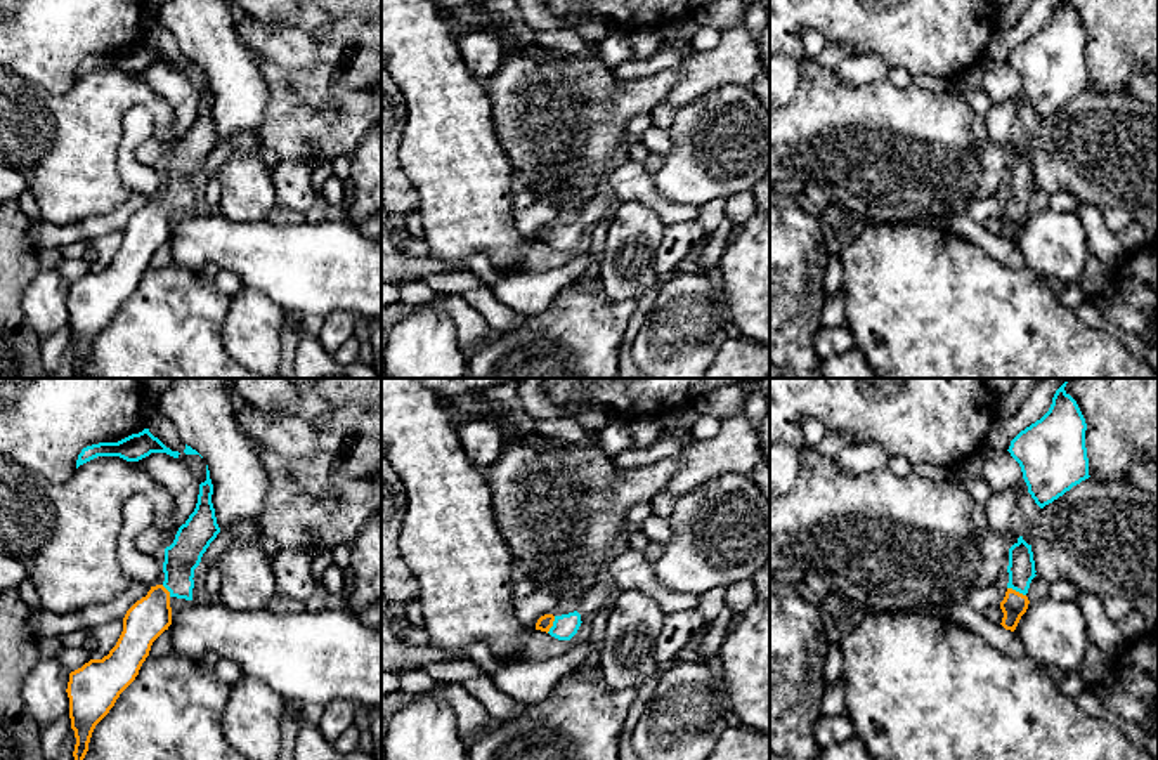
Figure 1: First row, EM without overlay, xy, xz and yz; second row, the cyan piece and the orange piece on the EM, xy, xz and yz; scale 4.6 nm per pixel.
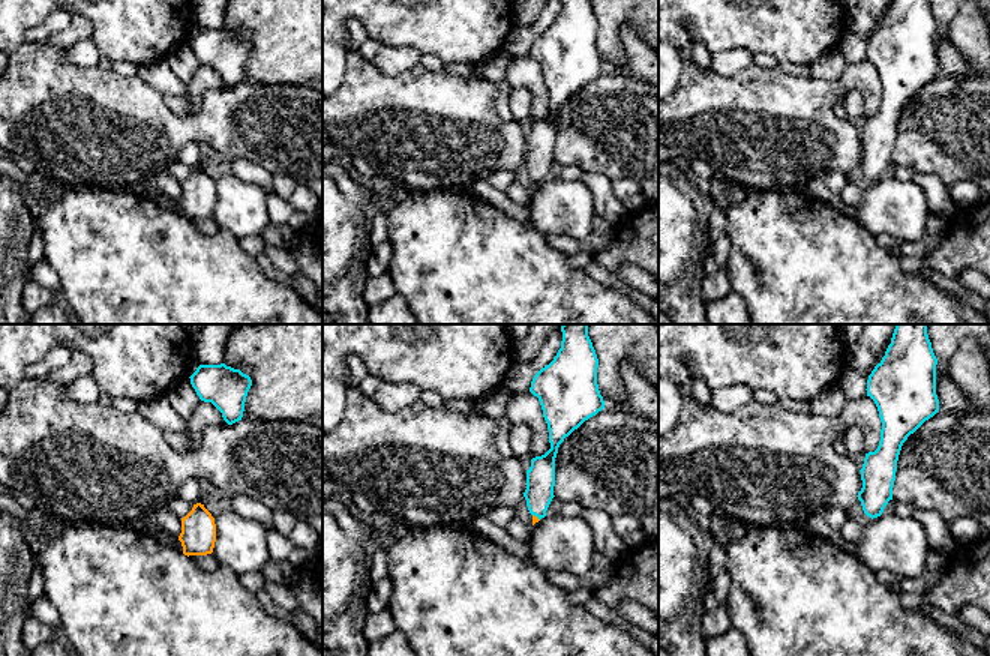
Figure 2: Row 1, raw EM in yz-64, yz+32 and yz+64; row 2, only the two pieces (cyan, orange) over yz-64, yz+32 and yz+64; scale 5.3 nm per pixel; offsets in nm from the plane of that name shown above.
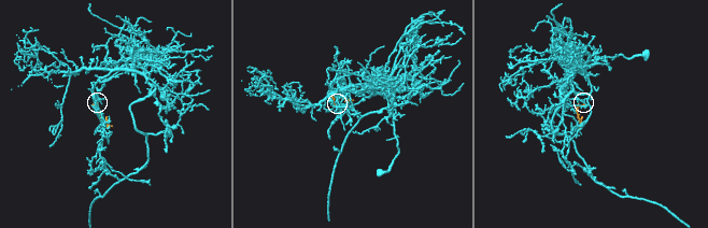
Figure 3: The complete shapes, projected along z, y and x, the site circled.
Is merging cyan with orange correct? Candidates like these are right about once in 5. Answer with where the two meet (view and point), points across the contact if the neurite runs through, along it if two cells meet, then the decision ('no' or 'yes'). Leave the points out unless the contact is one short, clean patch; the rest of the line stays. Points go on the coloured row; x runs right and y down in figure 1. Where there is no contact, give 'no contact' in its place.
yz (1016, 590) | across yz (1021, 566), (1016, 590), (1014, 604) | yes

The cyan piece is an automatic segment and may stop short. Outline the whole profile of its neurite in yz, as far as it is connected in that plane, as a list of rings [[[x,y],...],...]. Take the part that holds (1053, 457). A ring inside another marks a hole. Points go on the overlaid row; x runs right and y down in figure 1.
[[[1066,383],[1056,390],[1049,411],[1021,430],[1007,449],[1040,508],[1090,477],[1087,423],[1077,401],[1064,390]]]

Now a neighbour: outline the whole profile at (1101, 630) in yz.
[[[1082,593],[1073,602],[1082,609],[1087,621],[1089,642],[1099,647],[1109,658],[1125,645],[1122,630],[1106,616],[1103,599],[1096,593]]]

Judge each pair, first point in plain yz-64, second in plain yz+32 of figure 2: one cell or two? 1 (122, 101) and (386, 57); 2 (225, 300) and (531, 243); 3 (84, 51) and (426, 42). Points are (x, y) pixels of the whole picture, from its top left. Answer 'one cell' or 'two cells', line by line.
1: two cells
2: one cell
3: two cells

